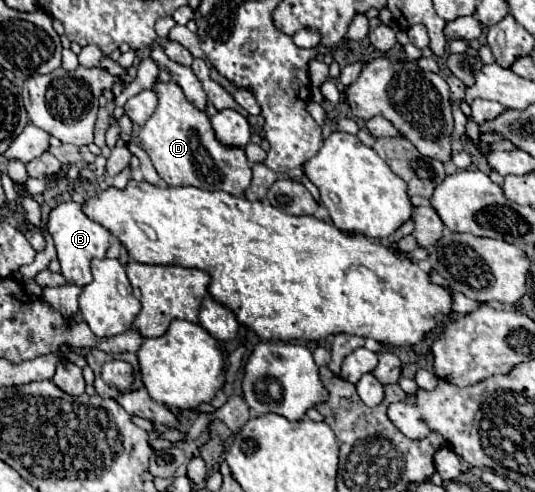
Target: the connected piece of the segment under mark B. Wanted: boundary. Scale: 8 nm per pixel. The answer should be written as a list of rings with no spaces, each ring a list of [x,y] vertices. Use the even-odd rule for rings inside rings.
[[[64,201],[60,203],[56,209],[50,211],[46,227],[54,239],[56,251],[58,251],[58,261],[62,267],[62,275],[66,277],[68,283],[74,285],[88,285],[92,281],[92,271],[90,271],[90,261],[96,257],[106,257],[106,251],[110,247],[110,231],[104,229],[102,225],[98,225],[96,221],[92,221],[84,211],[82,211],[82,203],[76,201]]]

